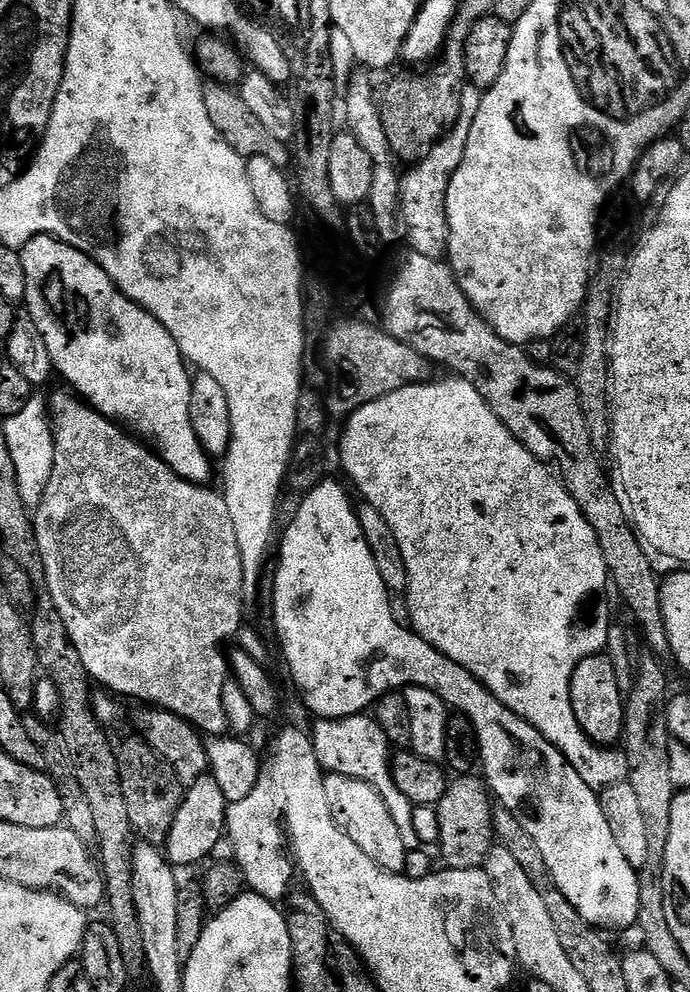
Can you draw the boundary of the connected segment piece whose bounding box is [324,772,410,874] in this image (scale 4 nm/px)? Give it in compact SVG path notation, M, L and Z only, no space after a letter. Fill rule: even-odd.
M329 772L324 777L326 799L330 806L330 814L341 831L350 836L373 862L387 872L397 874L405 871L404 863L410 860L406 846L402 846L402 834L398 826L394 826L394 818L390 818L390 809L382 802L382 794L374 790L366 782L358 778L343 776L341 772Z

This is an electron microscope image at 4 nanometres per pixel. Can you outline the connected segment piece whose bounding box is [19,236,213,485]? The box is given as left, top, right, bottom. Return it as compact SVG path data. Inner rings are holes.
M35 236L30 238L30 242L26 242L23 248L19 249L19 254L22 258L22 267L26 269L26 294L23 298L23 303L25 305L28 304L26 316L34 322L37 332L46 342L53 369L58 373L58 376L60 374L61 378L69 384L67 387L77 397L83 398L88 407L102 413L106 419L123 426L129 433L139 437L147 447L151 448L159 456L162 462L166 462L166 466L170 466L170 470L174 470L174 474L186 478L191 484L207 485L209 483L208 475L212 472L213 461L198 442L198 436L194 434L194 426L190 422L192 376L186 367L183 354L180 353L178 346L174 342L174 338L170 338L170 330L166 330L166 326L162 326L162 322L158 322L158 318L150 315L145 308L140 308L133 300L126 298L126 294L122 294L122 290L108 277L106 270L102 270L100 265L94 263L89 256L82 254L74 246L70 246L61 240L55 240L52 236Z

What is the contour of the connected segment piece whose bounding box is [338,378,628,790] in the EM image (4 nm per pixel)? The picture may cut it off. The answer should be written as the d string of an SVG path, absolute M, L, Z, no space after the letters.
M459 378L448 379L452 380L411 384L355 409L347 417L348 425L344 428L344 437L338 443L340 468L356 483L357 490L364 495L361 497L367 504L374 506L374 510L378 510L378 514L386 518L390 530L394 530L394 538L398 538L398 550L402 550L402 562L406 566L408 579L407 623L412 631L419 634L427 644L446 654L446 658L470 670L470 674L474 674L474 678L478 678L498 702L514 710L514 714L538 729L566 758L566 762L570 762L570 766L574 766L574 770L582 774L582 782L586 782L586 786L597 790L614 786L628 779L628 763L623 751L592 743L582 726L578 726L578 718L574 718L574 706L570 702L570 682L578 662L588 656L599 656L605 651L610 629L608 596L604 593L609 591L610 581L598 538L590 522L586 522L582 510L578 510L578 502L570 498L570 494L560 483L560 477L547 464L534 458L534 454L530 454L530 450L526 450L526 446L522 446L522 442L518 442L518 438L510 434L510 430L497 418L494 410L490 410L482 394L478 394L478 390L470 386L470 382Z

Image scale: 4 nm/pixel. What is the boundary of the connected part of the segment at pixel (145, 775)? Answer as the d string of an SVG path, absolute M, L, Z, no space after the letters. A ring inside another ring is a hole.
M133 738L119 745L116 761L133 833L141 841L163 845L169 830L174 826L180 803L184 800L185 785L180 783L171 766L142 739Z

